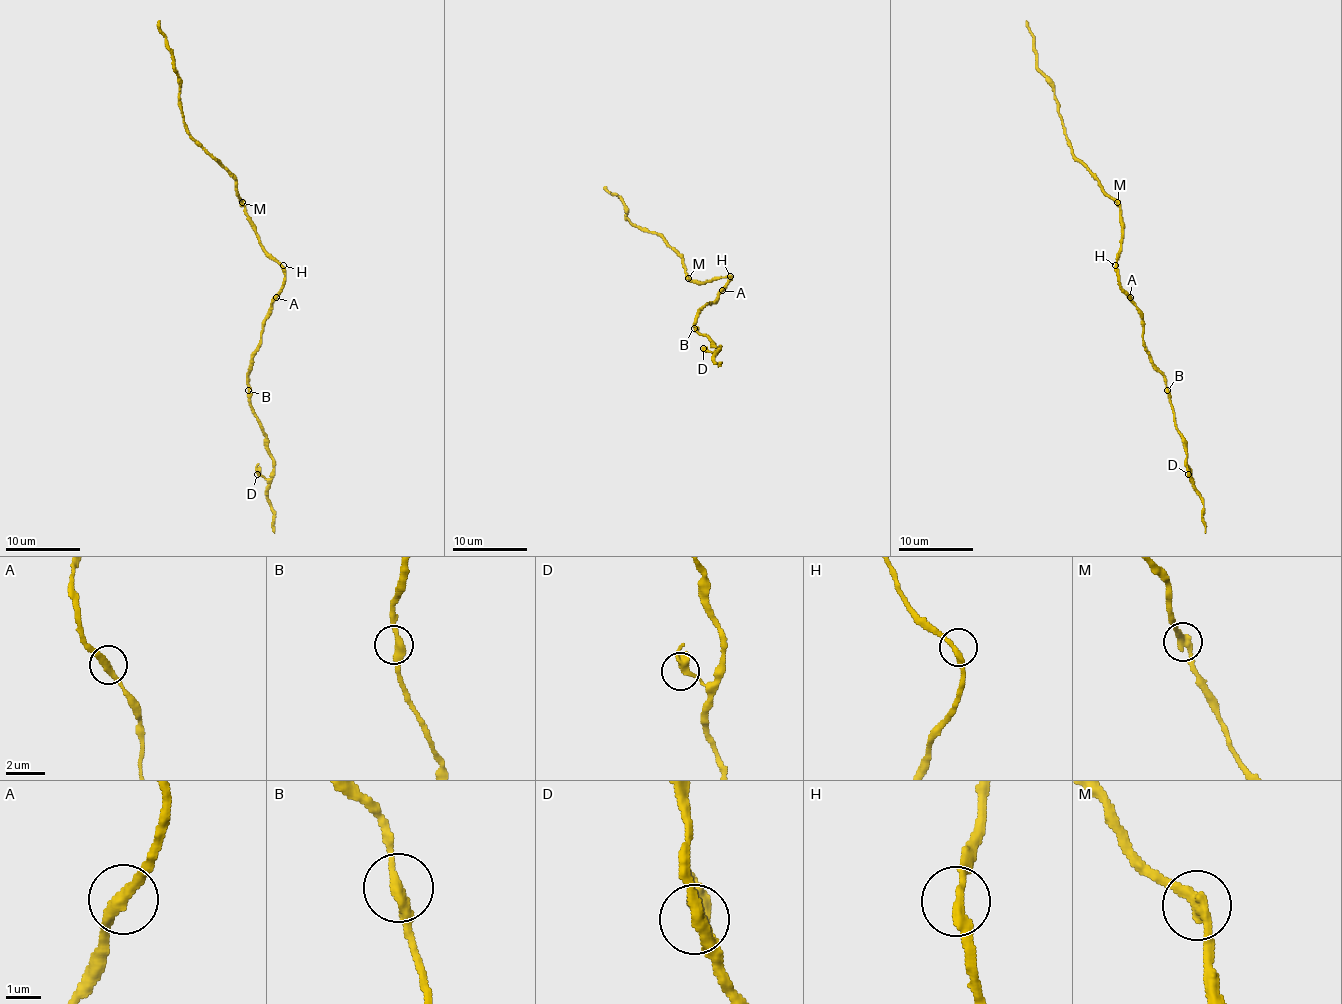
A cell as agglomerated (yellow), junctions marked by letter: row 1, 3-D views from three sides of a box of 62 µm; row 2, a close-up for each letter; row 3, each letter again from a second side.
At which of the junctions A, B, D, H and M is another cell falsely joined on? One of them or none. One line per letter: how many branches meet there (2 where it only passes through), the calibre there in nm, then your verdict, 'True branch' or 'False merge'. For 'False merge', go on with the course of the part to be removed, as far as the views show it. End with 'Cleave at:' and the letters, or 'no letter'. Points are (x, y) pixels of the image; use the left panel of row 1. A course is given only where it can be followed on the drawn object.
A: Branches: 2. Thickness 340 nm. True branch
B: Branches: 2. Thickness 320 nm. True branch
D: Branches: 2. Thickness 360 nm. True branch
H: Branches: 2. Thickness 280 nm. True branch
M: Branches: 2. Thickness 320 nm. True branch
Cleave at: no letter

